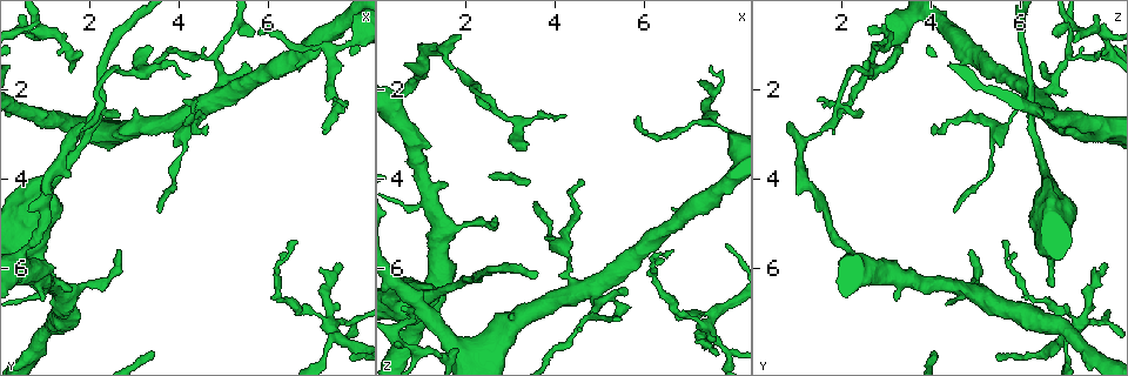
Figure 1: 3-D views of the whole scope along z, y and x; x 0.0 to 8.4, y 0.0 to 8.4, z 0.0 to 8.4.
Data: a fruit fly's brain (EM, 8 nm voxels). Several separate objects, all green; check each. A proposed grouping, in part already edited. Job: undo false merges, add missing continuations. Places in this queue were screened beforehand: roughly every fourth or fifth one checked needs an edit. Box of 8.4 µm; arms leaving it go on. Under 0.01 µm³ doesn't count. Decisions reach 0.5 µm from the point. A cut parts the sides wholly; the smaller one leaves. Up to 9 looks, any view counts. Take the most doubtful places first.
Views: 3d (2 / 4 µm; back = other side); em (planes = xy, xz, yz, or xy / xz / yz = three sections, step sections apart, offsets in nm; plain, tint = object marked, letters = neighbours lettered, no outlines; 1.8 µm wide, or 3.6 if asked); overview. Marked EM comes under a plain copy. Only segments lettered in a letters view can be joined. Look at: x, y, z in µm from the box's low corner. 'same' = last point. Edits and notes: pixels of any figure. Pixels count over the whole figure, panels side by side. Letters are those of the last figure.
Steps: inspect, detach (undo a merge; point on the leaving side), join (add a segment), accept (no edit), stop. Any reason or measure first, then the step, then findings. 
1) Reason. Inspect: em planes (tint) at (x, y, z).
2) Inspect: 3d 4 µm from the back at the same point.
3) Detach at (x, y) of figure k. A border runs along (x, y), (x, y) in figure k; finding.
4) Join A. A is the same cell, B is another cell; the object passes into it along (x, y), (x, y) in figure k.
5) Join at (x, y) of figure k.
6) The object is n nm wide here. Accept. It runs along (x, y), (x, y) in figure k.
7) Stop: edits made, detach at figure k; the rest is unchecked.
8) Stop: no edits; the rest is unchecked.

Four or more arms meet. Inspect: 3d 2 µm at (7.35, 7.20, 7.30).

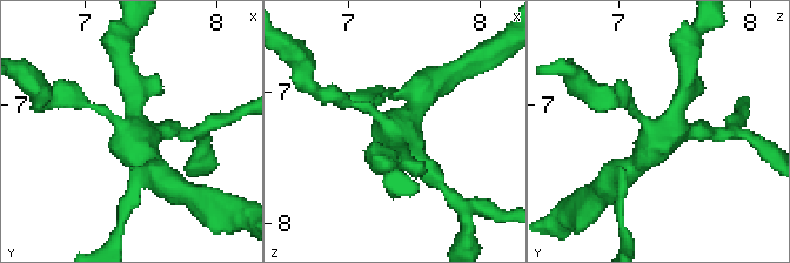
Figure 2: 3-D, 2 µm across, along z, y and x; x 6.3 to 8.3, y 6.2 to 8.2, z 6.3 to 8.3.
Shape alone is not enough. Inspect: em planes (letters) at (7.34, 7.20, 7.28).

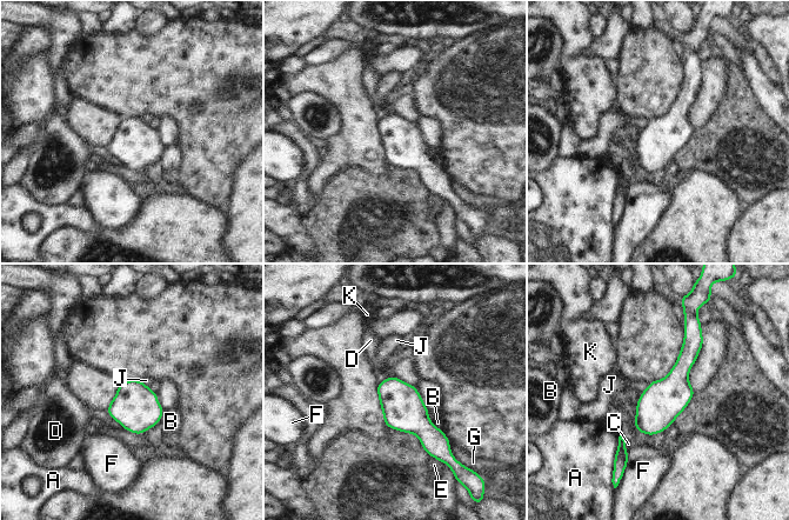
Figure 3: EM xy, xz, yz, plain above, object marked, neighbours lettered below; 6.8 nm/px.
The longest contact is with A, 200 nm. Accept. A, B, C, D, E, F, G, J and K are other cells; a border runs along (650, 382), (641, 393) in figure 3; all the same neuron.

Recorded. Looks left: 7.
Tapers out. Inspect: 3d 2 µm at (7.45, 2.20, 1.45).

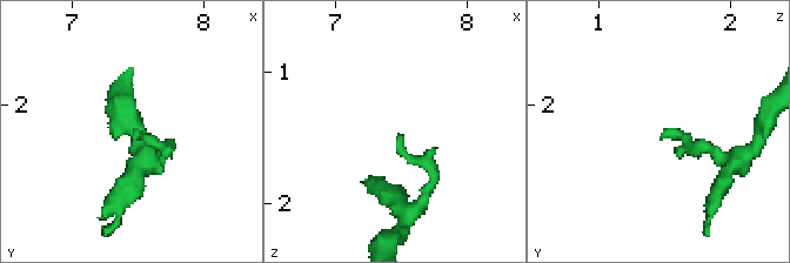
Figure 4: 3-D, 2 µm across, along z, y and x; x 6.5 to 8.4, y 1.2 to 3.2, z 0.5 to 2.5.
Now the EM. Inspect: em planes (letters) at (7.46, 2.24, 1.48).

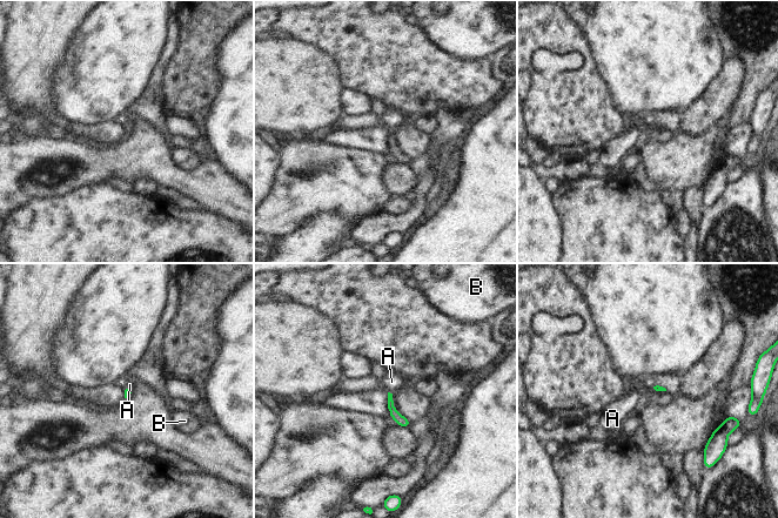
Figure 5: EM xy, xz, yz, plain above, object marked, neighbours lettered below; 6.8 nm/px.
Join A. A is the same cell, B is another cell; the object passes into it along (401, 421), (389, 392), (391, 382) in figure 5; it goes on there.

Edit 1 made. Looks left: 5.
Branch stops here. Inspect: em yz step 8 (tint) at (3.45, 1.05, 3.20).

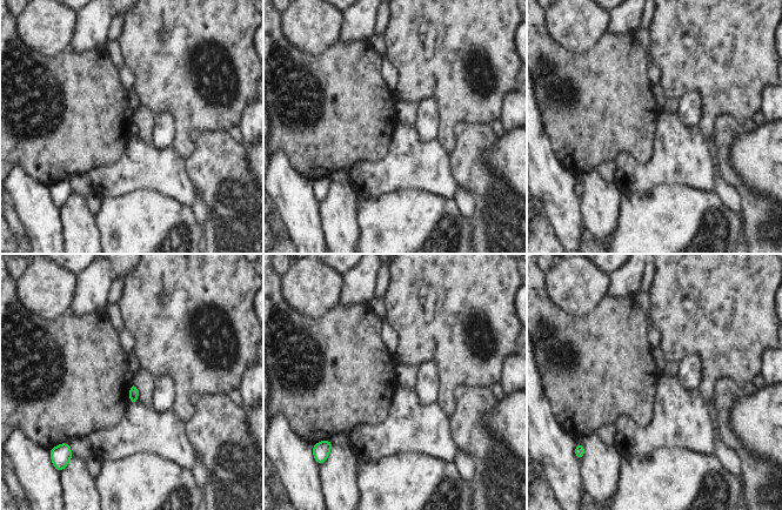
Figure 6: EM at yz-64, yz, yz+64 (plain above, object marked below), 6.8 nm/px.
Another direction. Inspect: em planes (letters) at the same point.

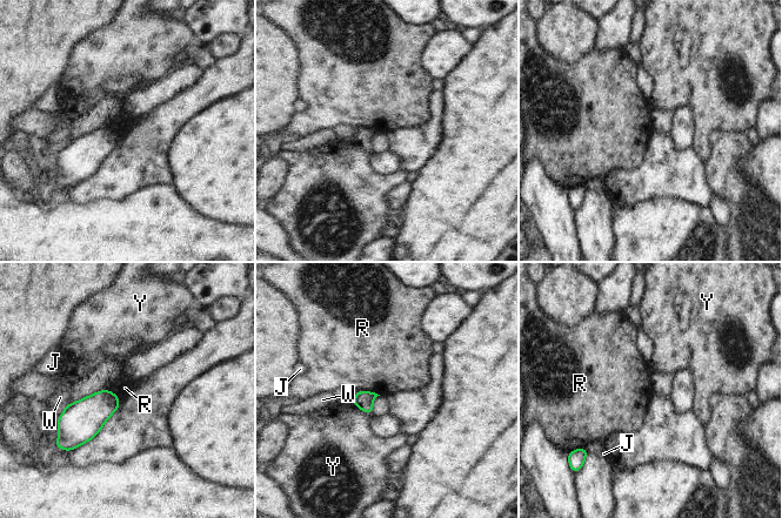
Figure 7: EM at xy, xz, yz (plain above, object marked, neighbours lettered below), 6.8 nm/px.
Accept. J, R, W and Y are other cells; a border runs along (356, 390), (372, 390), (380, 395) in figure 7; no lettered segment goes on from it.

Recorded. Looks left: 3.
See it whole again. Inspect: overview.

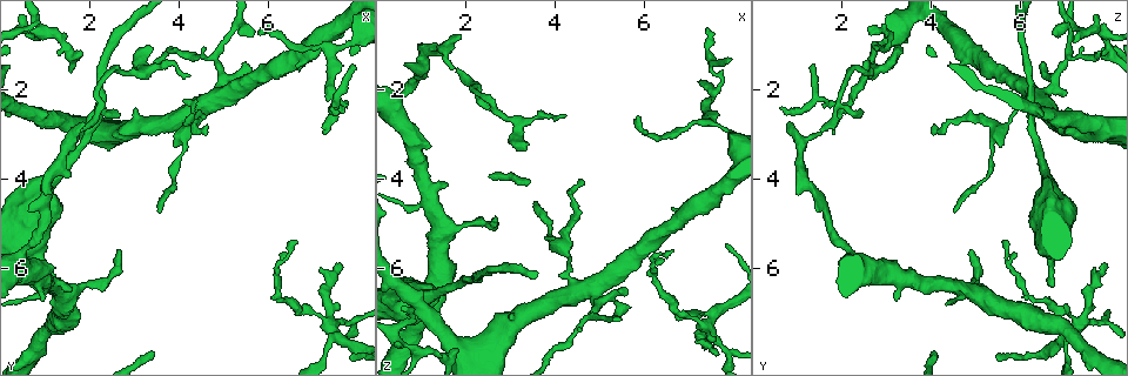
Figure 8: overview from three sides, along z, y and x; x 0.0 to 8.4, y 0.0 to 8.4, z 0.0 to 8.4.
An open end. Inspect: em planes (tint) at (0.95, 6.70, 3.15).

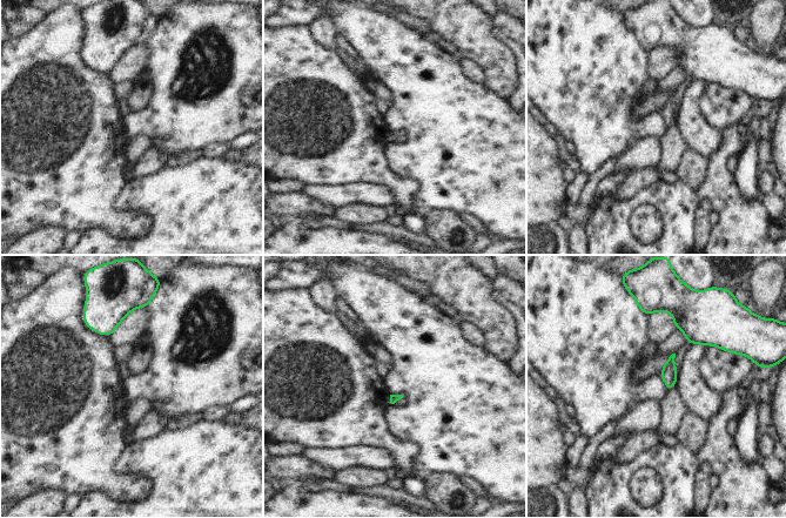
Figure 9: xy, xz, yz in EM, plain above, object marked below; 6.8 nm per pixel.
What lies round it. Inspect: em planes (letters) at the same point.

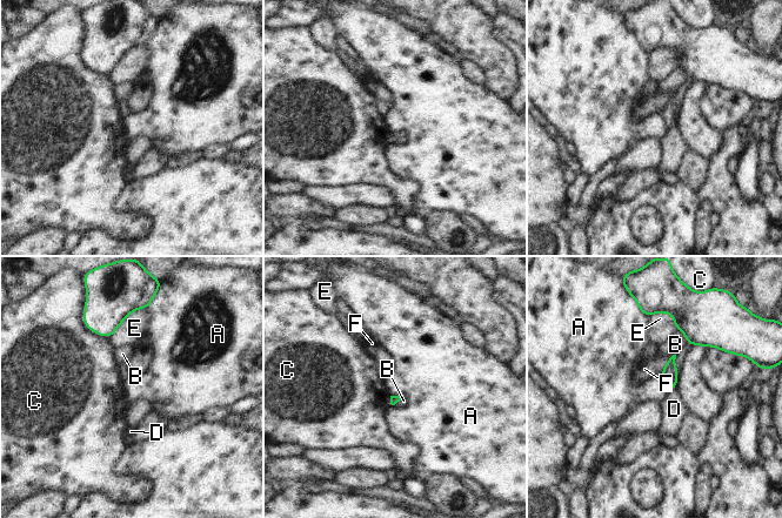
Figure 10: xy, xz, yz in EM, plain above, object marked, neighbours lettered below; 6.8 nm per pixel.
Accept. A, B, C, D, E and F are other cells; a border runs along (660, 375), (667, 390) in figure 10; none of them fits.

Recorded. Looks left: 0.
Stop: edits made, join at figure 5; the rest is unchecked.

